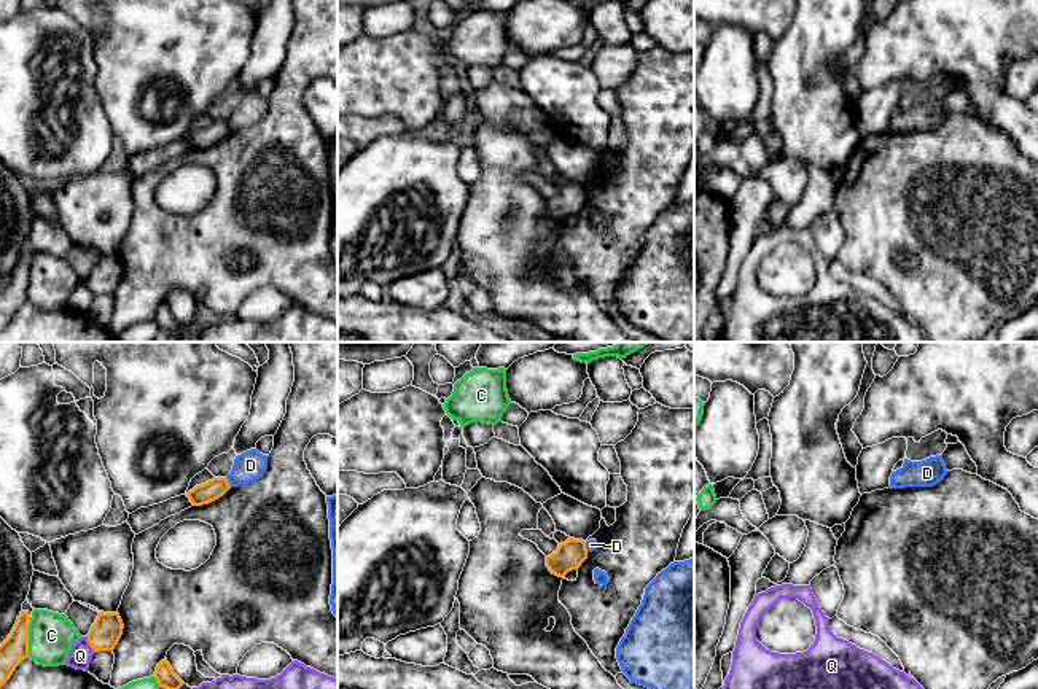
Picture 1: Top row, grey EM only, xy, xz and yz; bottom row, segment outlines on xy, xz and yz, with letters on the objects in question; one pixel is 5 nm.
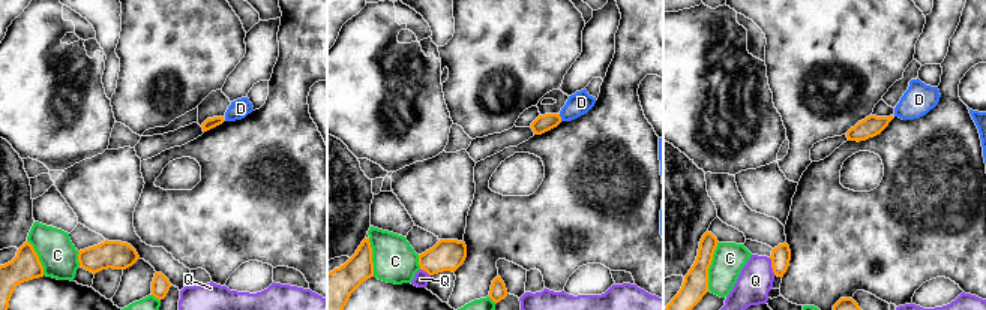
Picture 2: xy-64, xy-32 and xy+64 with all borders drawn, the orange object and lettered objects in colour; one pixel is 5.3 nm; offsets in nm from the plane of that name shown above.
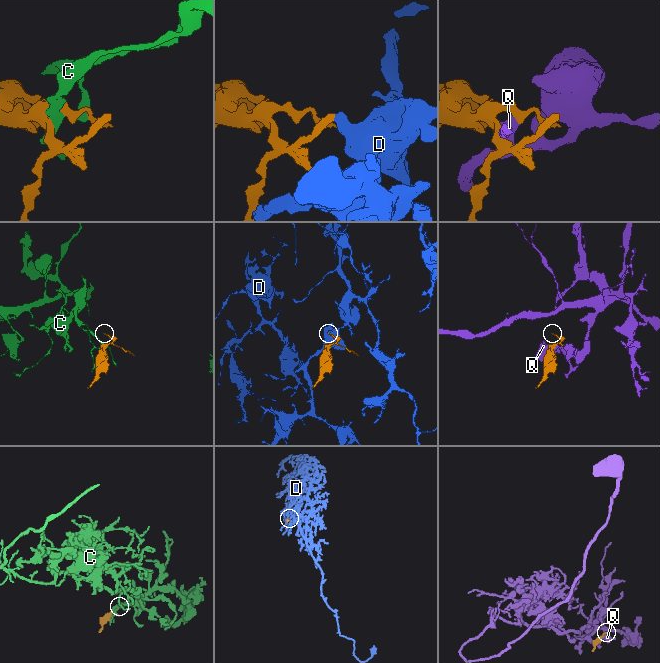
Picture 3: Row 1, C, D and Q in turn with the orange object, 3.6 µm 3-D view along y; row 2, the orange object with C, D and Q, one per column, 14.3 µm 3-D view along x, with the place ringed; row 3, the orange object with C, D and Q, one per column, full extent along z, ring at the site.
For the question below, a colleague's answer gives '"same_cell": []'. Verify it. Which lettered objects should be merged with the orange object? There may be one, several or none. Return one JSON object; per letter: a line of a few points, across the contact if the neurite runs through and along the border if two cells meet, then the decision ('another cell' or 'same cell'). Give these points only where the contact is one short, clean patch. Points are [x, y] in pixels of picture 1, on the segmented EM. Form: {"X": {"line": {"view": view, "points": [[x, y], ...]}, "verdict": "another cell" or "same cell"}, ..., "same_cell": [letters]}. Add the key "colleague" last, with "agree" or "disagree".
{"C": {"verdict": "another cell"}, "D": {"line": {"view": "xy", "points": [[225, 478], [231, 486]]}, "verdict": "another cell"}, "Q": {"verdict": "another cell"}, "same_cell": [], "colleague": "agree"}

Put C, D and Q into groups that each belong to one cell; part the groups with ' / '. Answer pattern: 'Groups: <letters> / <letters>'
Groups: C / D / Q

